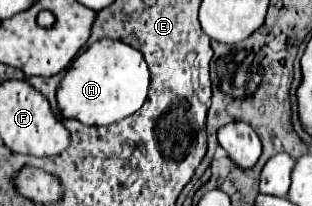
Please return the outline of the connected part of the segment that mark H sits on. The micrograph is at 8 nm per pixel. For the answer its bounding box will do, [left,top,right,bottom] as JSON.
[57,40,149,126]

